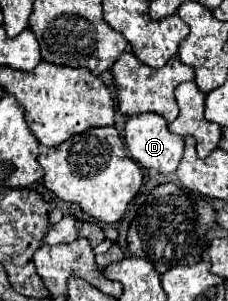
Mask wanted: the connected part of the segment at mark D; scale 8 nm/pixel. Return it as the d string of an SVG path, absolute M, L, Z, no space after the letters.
M138 113L130 115L124 127L124 141L130 151L130 157L140 163L144 169L156 169L158 173L174 173L184 149L184 139L176 133L170 133L168 121L164 117L156 117L156 113Z

